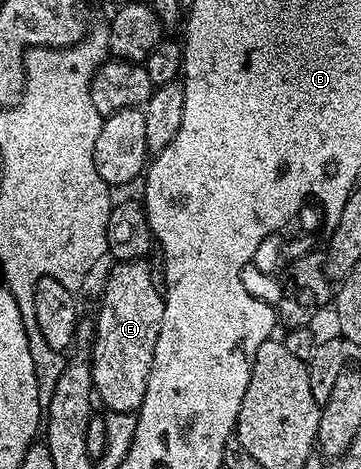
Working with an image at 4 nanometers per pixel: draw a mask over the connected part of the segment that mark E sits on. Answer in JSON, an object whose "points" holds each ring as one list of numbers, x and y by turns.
{"points":[[115,262,102,287,102,304,96,314,92,344,94,395,106,411,137,412,144,401,152,357,160,325,164,321,165,298,152,285,152,270,145,262]]}

